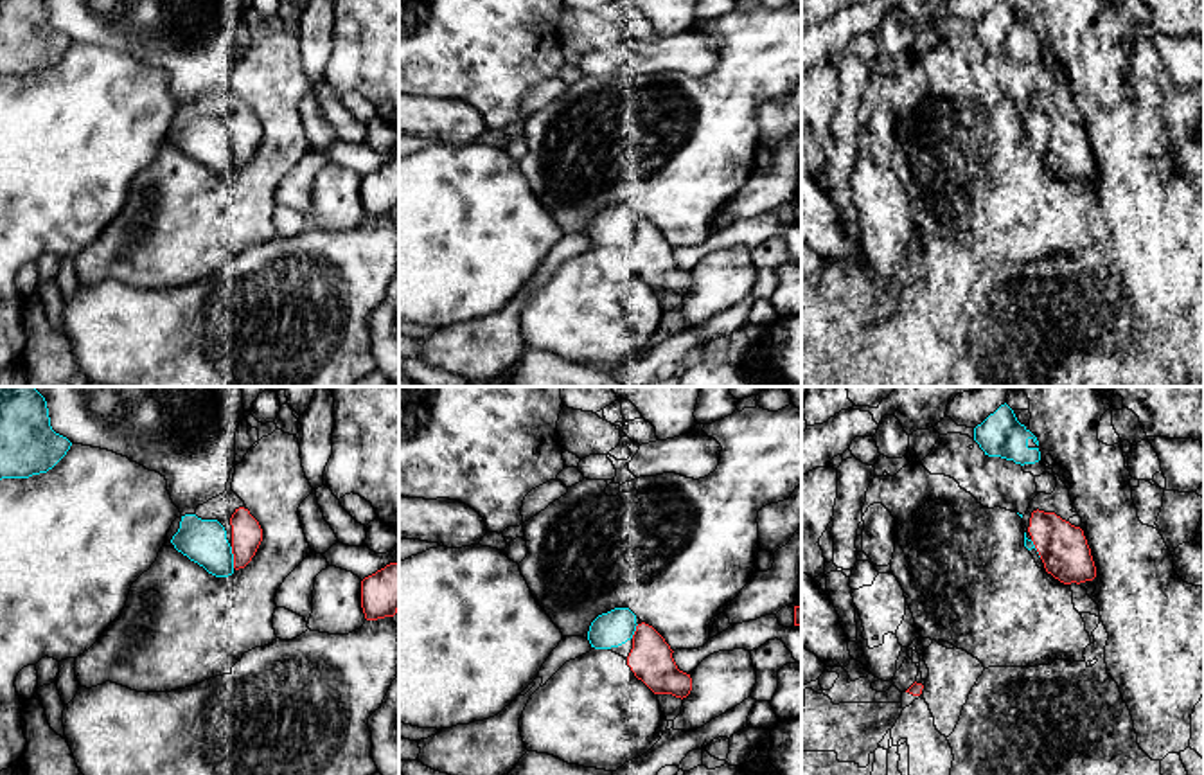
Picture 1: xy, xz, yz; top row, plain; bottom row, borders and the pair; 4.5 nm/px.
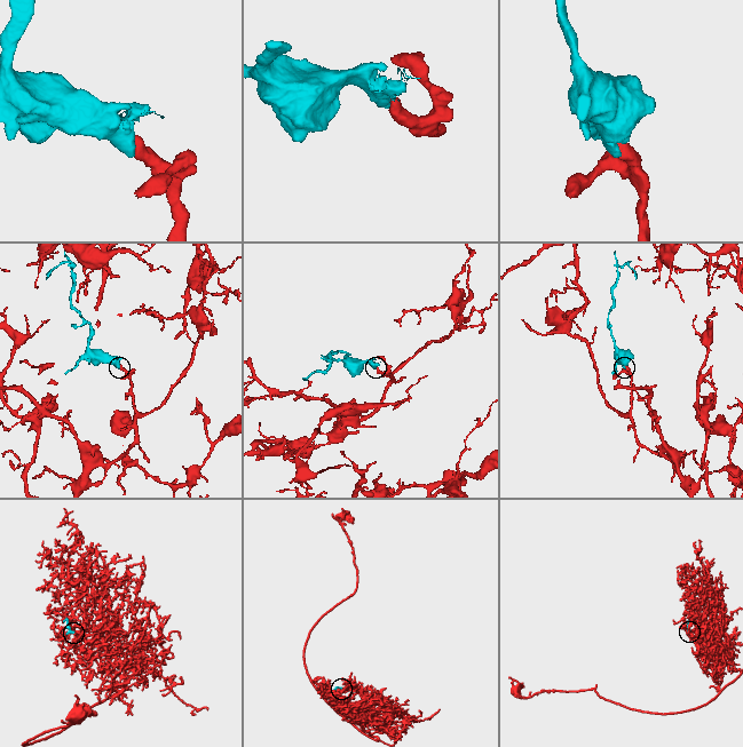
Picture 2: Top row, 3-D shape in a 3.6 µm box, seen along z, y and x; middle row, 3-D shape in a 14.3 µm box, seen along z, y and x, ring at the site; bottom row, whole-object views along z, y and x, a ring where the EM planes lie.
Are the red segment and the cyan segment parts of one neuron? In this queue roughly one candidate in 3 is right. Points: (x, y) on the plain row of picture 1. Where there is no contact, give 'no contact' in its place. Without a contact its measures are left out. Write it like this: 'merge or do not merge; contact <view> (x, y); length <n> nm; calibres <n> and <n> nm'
merge; contact xy (234, 155); length 100 nm; calibres 140 and 200 nm

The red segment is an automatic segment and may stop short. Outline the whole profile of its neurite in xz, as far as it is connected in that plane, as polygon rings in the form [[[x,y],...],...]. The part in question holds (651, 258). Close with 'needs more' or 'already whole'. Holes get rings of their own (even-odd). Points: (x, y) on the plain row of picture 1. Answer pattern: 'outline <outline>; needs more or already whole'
outline [[[615,205],[598,212],[588,228],[595,246],[611,246],[633,239],[627,263],[654,291],[686,295],[692,288],[690,272],[677,266],[672,246],[665,236],[649,221],[636,219],[629,205]]]; needs more

